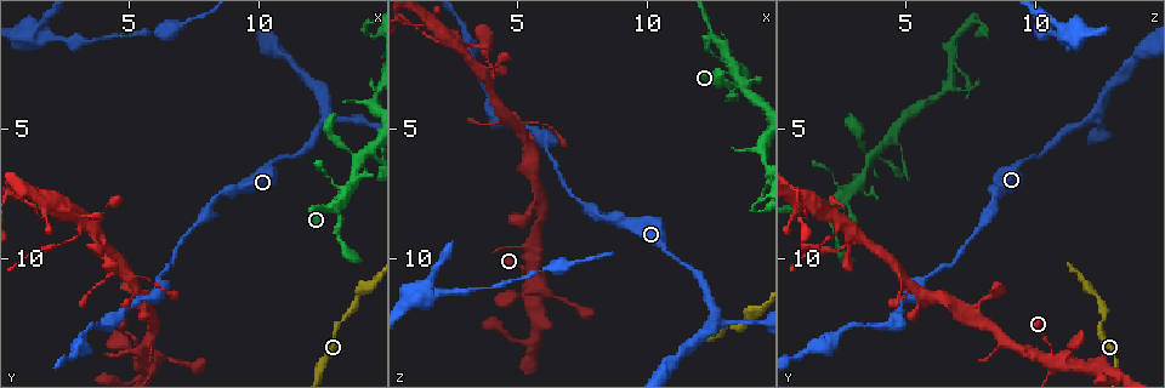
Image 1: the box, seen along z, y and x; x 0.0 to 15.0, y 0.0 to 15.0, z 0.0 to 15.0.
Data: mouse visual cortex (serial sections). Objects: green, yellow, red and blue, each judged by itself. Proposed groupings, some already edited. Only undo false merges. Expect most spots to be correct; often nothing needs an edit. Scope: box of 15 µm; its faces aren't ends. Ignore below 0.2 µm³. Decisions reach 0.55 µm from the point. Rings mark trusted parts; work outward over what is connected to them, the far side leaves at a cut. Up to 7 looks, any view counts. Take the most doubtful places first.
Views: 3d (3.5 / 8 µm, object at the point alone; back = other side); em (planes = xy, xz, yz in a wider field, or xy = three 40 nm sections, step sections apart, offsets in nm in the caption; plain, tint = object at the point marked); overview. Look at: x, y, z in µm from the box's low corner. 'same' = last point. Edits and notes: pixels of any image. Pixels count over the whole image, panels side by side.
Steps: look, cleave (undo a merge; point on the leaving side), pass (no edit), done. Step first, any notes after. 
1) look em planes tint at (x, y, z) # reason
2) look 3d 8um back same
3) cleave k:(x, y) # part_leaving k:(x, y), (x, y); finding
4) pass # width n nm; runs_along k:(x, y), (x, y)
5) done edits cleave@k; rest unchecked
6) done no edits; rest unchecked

look 3d 8um at (13.1, 7.7, 2.8) # narrows sharply

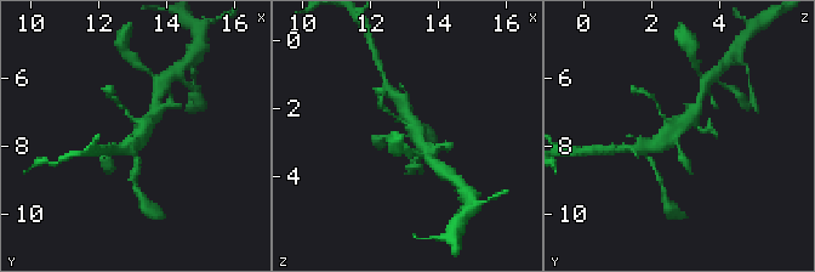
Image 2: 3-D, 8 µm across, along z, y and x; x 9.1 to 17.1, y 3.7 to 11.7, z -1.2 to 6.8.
look em xy step 1 tint at (13.2, 7.7, 2.8) # need the tissue

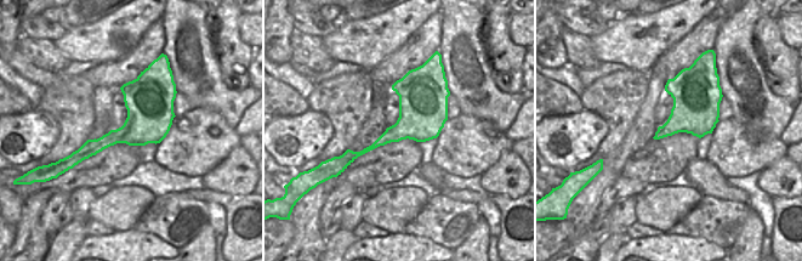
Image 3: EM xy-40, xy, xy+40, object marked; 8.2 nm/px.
pass # runs_along 2:(108, 156), (138, 136), (155, 113); all the same cell

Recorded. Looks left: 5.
look 3d 3.5um back at (13.2, 12.4, 12.6) # sudden change in width

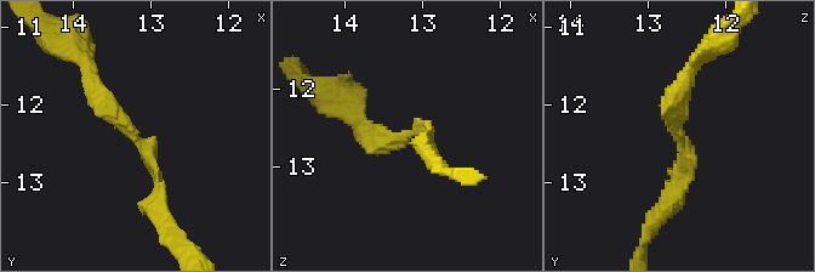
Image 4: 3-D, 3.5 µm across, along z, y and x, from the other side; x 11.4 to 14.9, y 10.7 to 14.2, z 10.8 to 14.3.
look em xy step 3 tint at (13.25, 12.40, 12.55) # shape alone is not enough

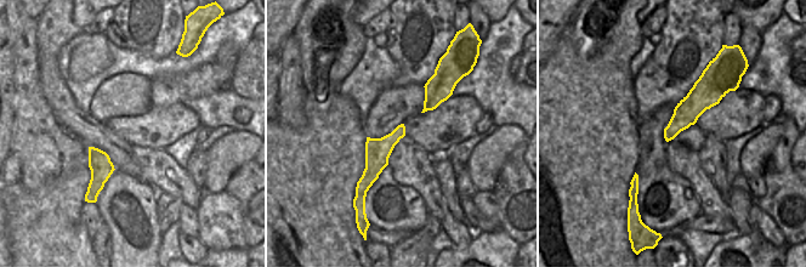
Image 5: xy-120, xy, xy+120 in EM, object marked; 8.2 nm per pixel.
look em xy step 2 tint same # cut it another way

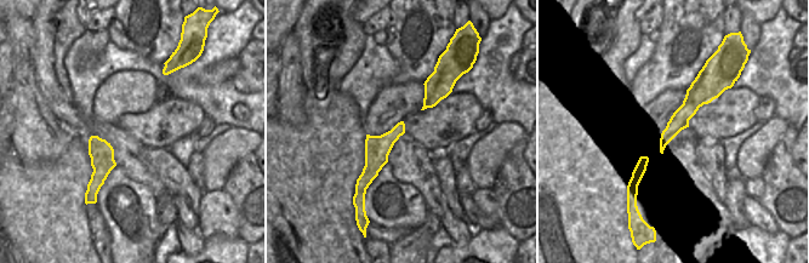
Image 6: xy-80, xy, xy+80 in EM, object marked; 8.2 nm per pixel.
pass # runs_along 6:(706, 76), (704, 89), (662, 144); continuous, no second cell

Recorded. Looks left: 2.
done no edits; rest unchecked

